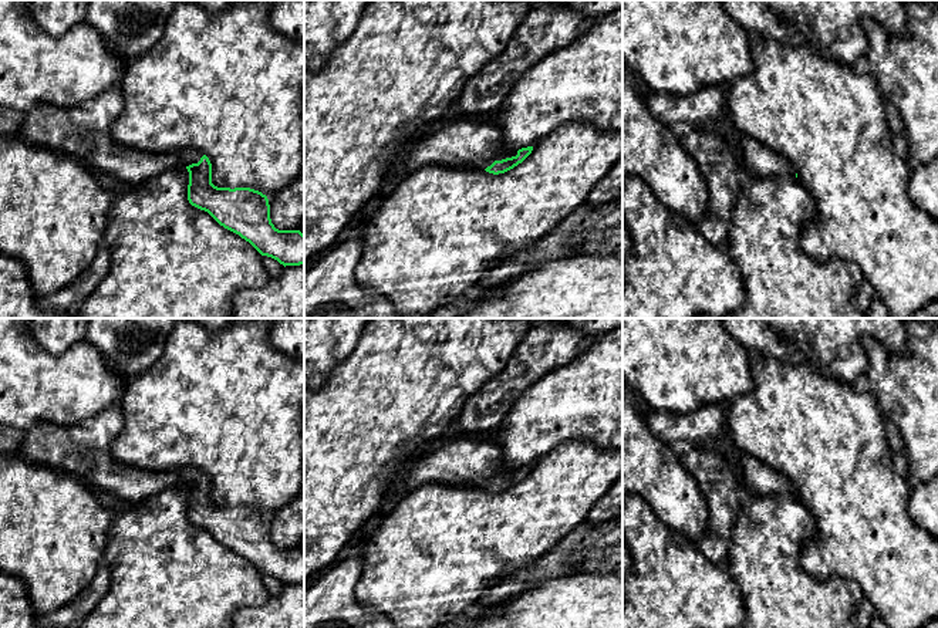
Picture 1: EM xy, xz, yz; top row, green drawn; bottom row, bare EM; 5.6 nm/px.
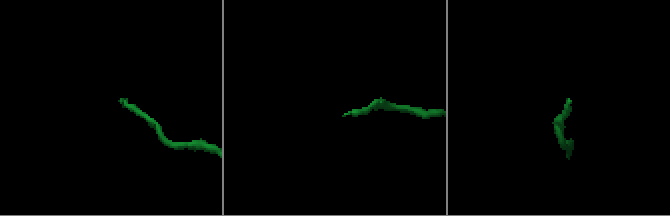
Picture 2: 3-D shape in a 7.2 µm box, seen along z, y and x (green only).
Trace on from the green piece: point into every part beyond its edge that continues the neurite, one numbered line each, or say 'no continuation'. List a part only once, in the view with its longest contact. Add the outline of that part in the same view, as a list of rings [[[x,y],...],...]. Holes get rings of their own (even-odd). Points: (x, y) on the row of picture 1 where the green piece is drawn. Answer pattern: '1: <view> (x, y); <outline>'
1: xz (461, 144); [[[458,119],[439,122],[412,141],[394,163],[392,172],[409,175],[428,165],[485,170],[495,161],[516,155],[517,151],[503,146],[502,131],[493,122]]]

